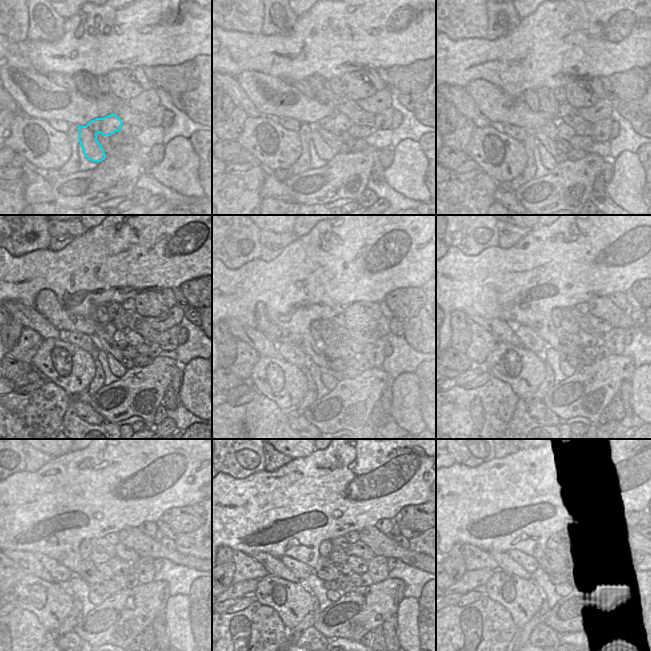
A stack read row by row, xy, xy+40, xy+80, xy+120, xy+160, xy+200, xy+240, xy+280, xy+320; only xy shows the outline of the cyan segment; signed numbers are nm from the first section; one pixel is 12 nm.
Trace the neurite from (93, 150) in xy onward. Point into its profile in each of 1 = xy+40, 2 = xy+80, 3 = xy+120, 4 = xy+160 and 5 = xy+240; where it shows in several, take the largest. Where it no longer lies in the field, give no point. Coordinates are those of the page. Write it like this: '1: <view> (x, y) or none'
1: xy+40 (339, 123)
2: xy+80 (566, 126)
3: xy+120 (119, 352)
4: xy+160 (364, 345)
5: xy+240 (140, 568)

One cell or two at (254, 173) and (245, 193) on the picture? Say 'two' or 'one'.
one

